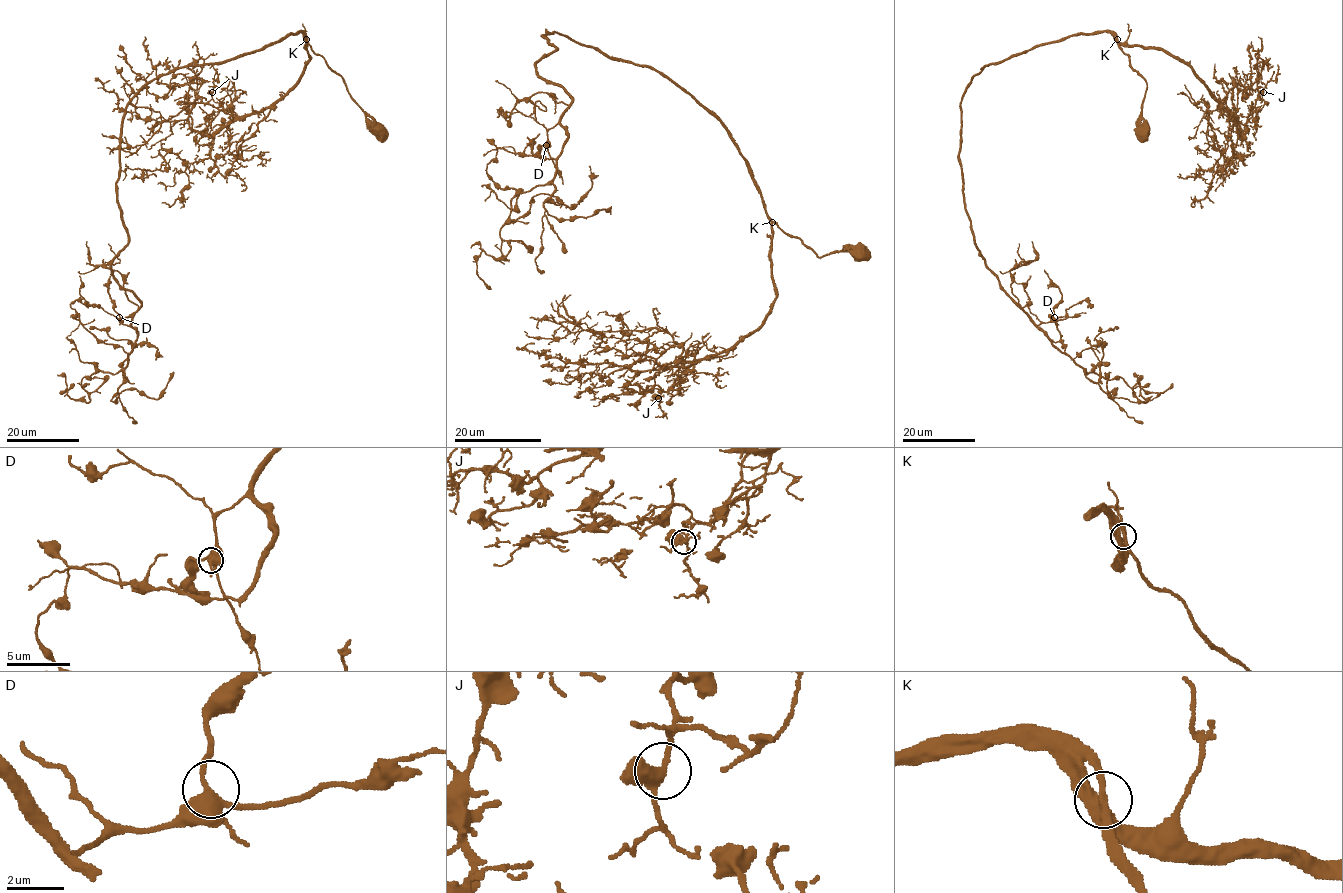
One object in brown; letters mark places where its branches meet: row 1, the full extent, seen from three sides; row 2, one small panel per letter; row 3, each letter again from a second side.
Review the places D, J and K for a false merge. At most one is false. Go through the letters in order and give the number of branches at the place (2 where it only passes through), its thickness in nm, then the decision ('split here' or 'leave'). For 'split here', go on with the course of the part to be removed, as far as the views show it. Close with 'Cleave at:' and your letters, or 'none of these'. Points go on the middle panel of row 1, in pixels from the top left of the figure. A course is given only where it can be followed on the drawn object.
D: 3 branches meet; 360 nm thick; leave
J: 3 branches meet; 380 nm thick; leave
K: 3 branches meet; 400 nm thick; leave
Cleave at: none of these

